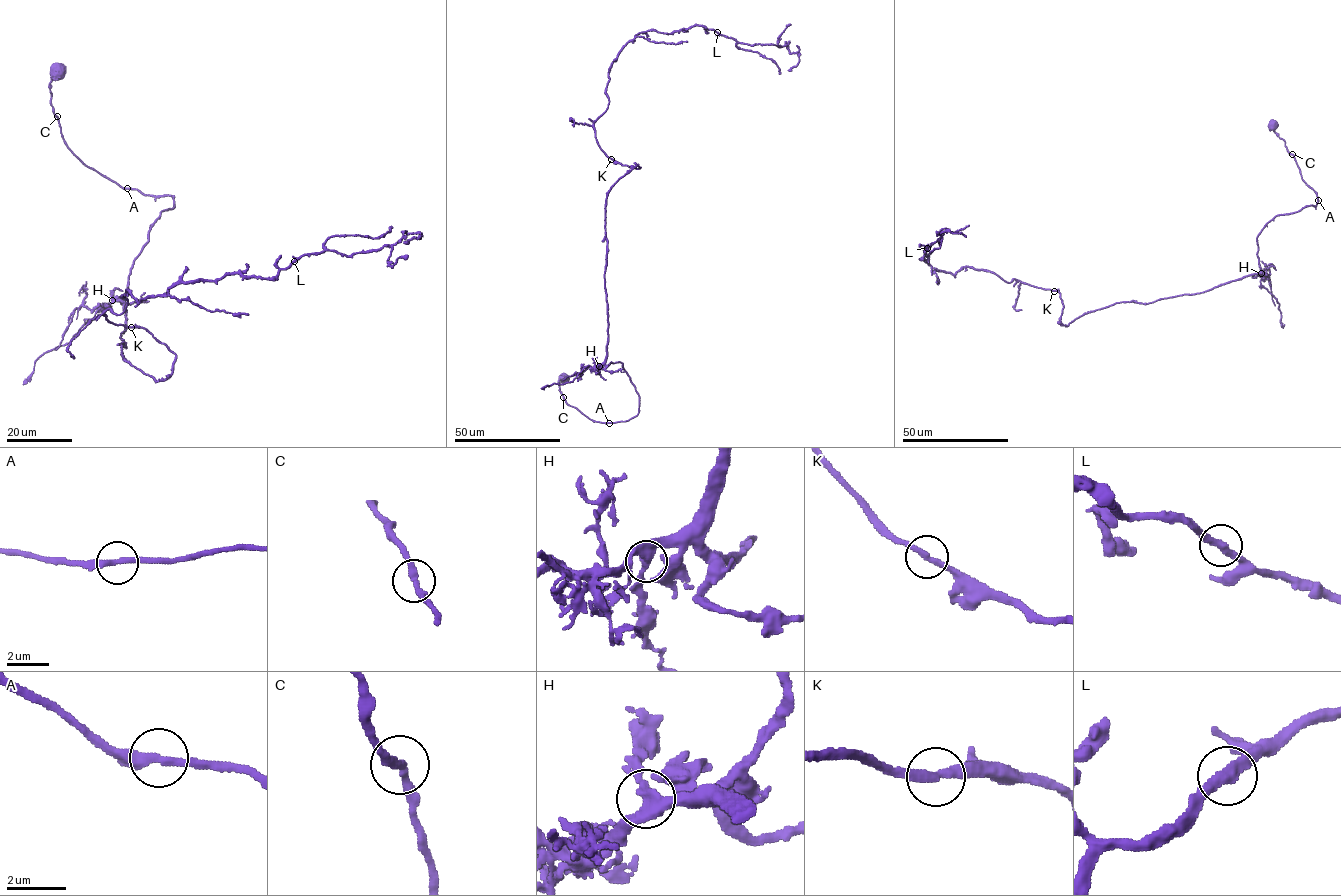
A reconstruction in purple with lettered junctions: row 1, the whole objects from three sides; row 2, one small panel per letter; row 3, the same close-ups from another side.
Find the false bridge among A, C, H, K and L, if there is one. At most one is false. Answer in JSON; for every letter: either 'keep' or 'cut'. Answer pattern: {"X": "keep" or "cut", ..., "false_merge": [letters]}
{"A": "keep", "C": "keep", "H": "keep", "K": "keep", "L": "keep", "false_merge": []}

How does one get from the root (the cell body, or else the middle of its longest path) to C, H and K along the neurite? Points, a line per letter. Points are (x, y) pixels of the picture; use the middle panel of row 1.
C: (563, 377), (558, 385), (563, 398)
H: (563, 377), (559, 390), (565, 402), (591, 419), (615, 423), (635, 417), (639, 395), (623, 364), (599, 366)
K: (563, 377), (565, 402), (592, 420), (638, 412), (623, 364), (605, 364), (605, 205), (640, 168), (611, 159)

